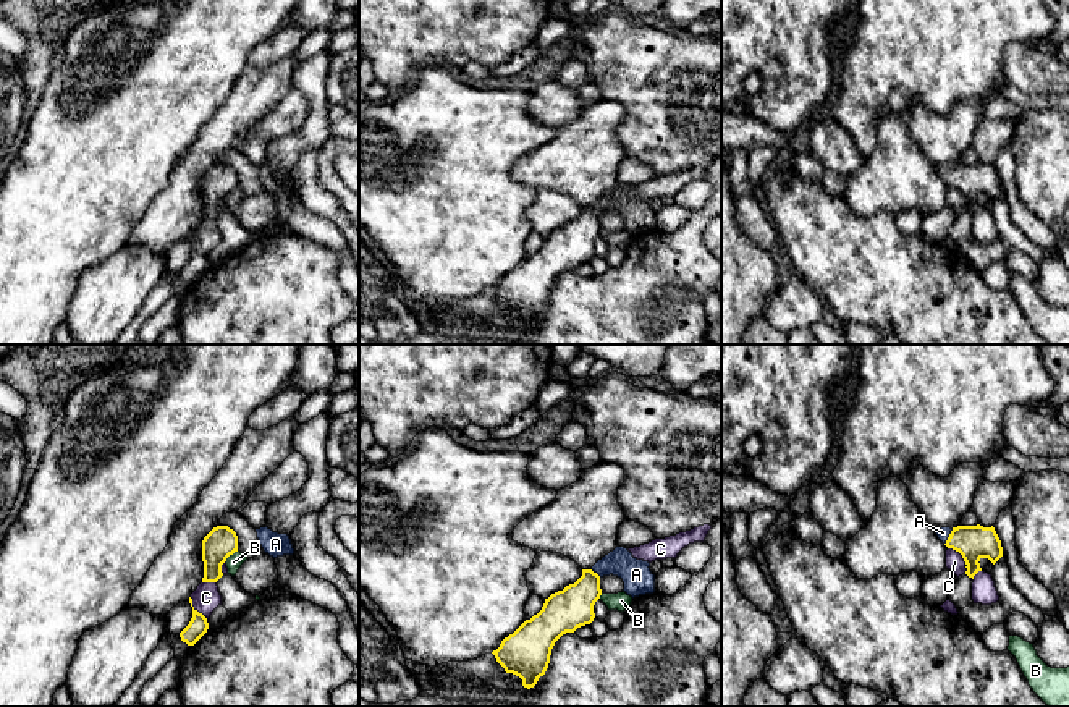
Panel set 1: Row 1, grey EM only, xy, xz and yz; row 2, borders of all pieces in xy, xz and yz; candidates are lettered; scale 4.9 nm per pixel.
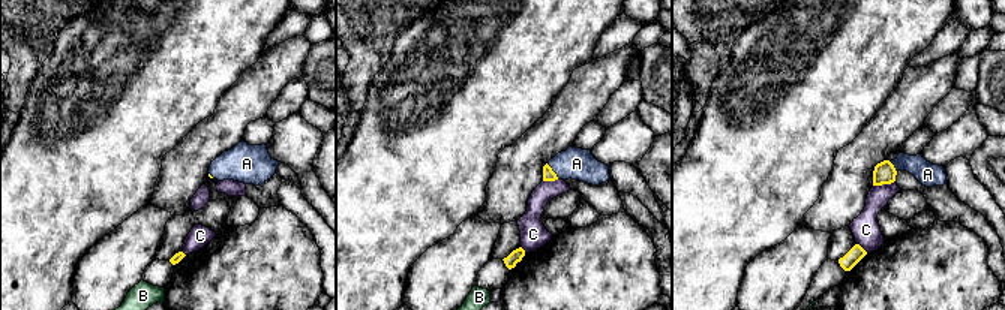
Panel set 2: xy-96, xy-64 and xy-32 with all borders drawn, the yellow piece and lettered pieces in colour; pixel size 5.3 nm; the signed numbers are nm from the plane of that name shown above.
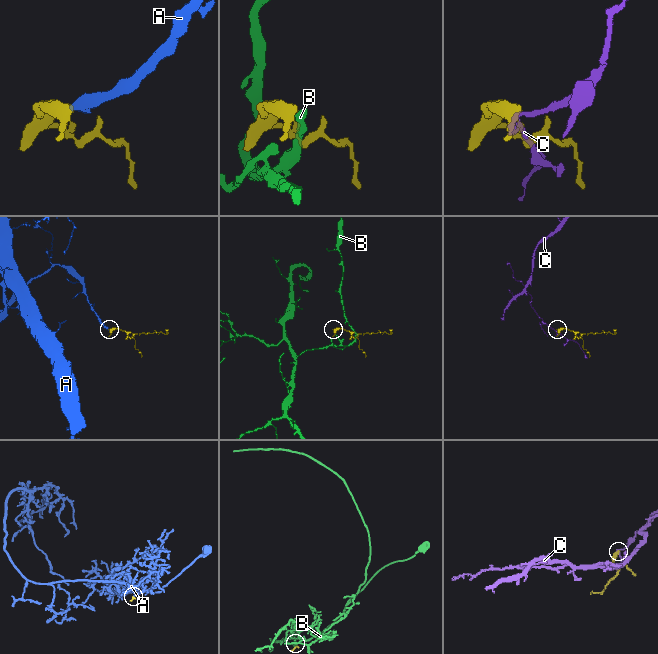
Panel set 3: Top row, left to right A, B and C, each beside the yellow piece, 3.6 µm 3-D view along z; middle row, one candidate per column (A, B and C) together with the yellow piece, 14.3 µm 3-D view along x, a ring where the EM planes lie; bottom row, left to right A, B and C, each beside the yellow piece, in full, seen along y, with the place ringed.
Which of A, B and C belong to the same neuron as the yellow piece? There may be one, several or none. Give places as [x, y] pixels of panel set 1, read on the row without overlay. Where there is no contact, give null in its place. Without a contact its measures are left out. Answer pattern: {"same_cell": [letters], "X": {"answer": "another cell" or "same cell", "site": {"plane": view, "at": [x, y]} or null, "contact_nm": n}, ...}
{"same_cell": ["A"], "A": {"answer": "same cell", "site": {"plane": "yz", "at": [948, 175]}, "contact_nm": 90}, "B": {"answer": "another cell", "site": {"plane": "xy", "at": [232, 191]}, "contact_nm": 90}, "C": {"answer": "another cell", "site": {"plane": "xy", "at": [196, 248]}, "contact_nm": 140}}

